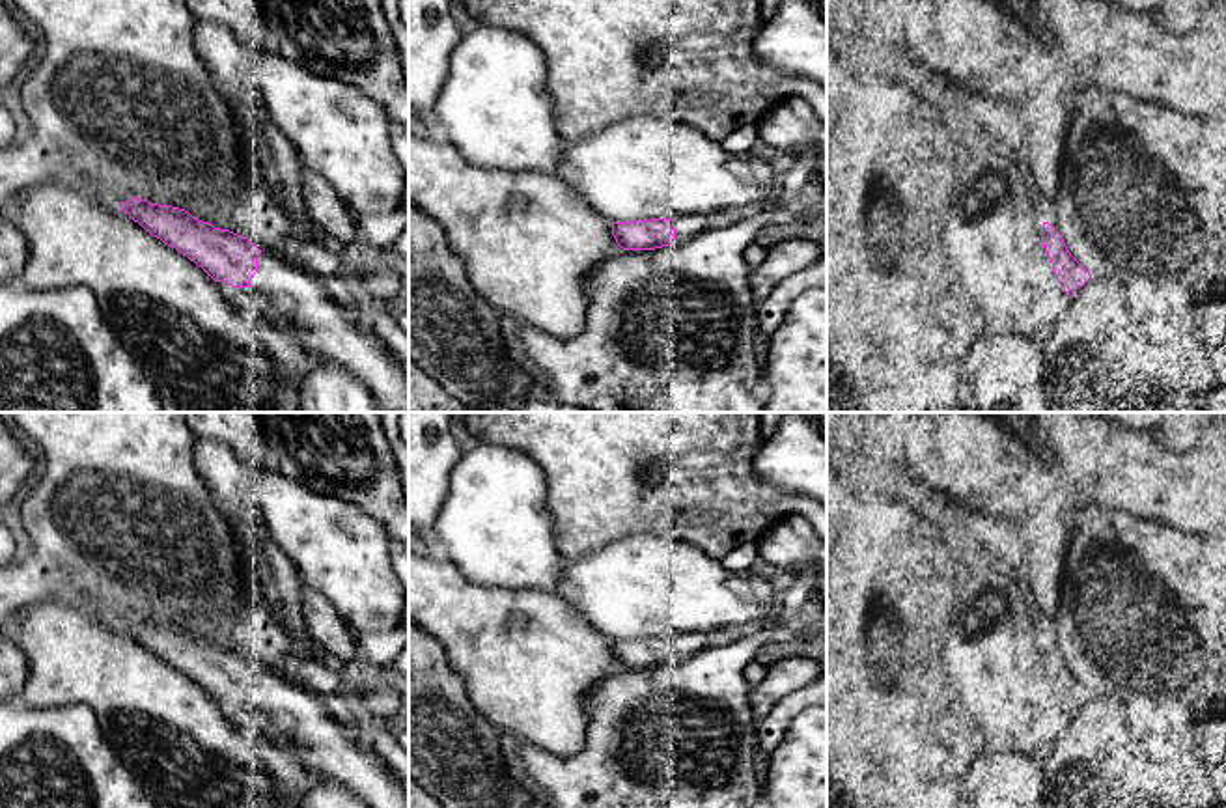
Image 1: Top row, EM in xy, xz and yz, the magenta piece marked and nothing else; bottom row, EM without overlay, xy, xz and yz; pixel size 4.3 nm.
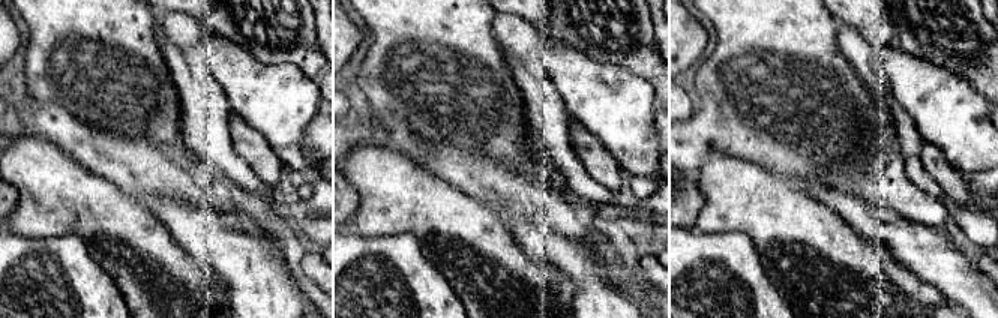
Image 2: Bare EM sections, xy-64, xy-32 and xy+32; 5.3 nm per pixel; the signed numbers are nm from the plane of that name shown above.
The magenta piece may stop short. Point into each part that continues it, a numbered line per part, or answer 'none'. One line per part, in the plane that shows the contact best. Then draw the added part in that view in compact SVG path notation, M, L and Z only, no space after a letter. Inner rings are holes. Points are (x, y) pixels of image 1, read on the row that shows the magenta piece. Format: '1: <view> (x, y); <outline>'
1: xy (331, 329); M261 252L250 289L304 328L302 345L355 373L369 388L379 412L409 412L409 369L341 306L317 276Z

